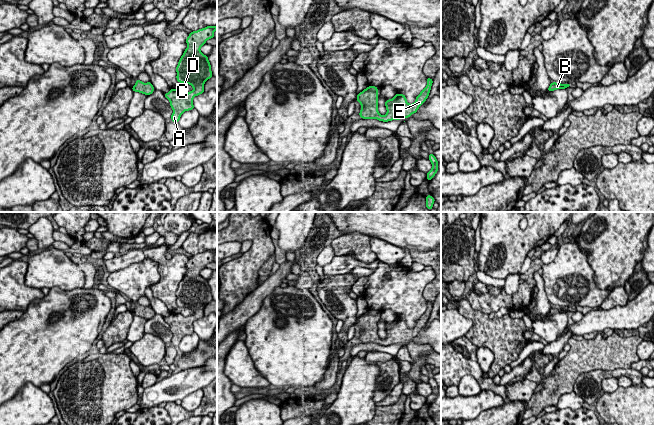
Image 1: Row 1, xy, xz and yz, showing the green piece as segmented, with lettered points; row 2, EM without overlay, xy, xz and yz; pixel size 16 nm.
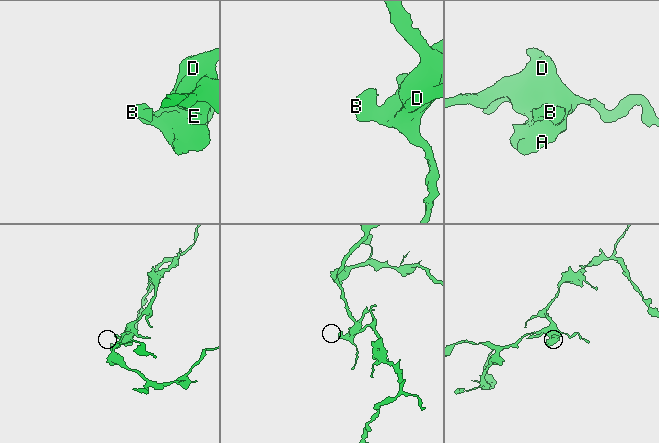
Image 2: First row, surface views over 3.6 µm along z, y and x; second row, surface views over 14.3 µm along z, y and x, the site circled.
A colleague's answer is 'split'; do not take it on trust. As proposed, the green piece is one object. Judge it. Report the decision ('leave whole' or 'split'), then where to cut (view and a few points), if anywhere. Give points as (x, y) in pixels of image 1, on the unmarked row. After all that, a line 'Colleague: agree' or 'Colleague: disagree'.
leave whole; cut none
Colleague: disagree

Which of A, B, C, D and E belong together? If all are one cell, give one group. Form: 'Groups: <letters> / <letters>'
Groups: A B C D E

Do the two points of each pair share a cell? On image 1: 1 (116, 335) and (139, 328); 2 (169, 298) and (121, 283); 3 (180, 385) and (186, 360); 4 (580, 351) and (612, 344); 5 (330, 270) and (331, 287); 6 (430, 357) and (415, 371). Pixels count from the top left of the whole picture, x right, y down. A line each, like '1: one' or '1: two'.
1: two
2: two
3: two
4: one
5: two
6: two

